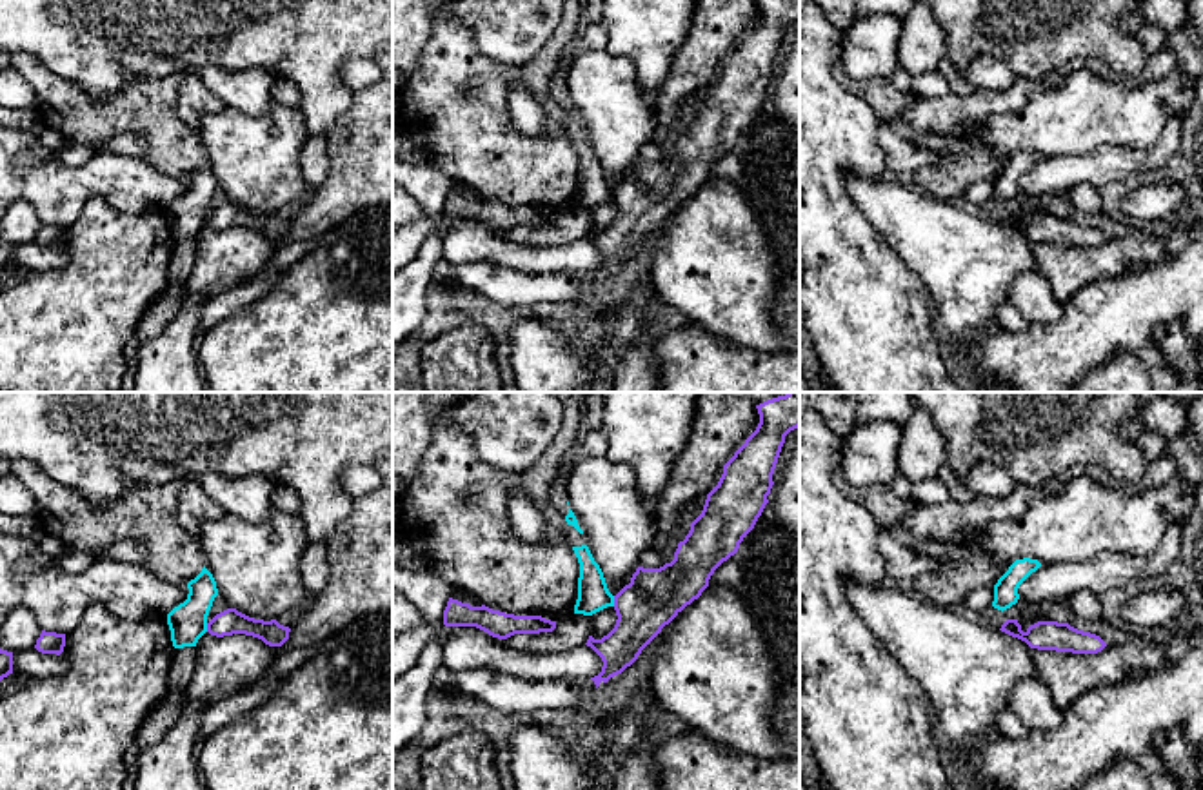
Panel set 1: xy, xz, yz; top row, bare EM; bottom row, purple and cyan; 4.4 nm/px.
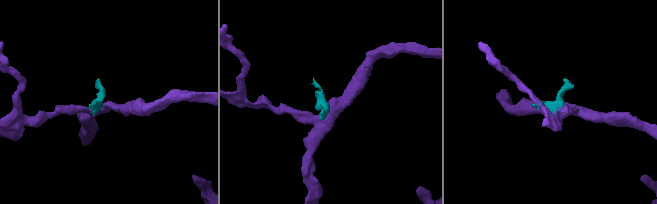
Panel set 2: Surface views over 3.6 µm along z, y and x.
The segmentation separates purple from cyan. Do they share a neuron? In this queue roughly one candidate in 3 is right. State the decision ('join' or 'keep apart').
keep apart

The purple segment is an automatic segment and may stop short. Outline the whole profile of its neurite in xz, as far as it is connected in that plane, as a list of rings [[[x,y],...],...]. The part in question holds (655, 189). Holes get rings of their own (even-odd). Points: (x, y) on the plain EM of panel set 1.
[[[800,0],[756,2],[756,24],[723,58],[674,153],[660,162],[638,160],[614,189],[614,222],[602,232],[589,229],[585,238],[603,254],[602,265],[591,271],[596,281],[631,260],[661,222],[701,189],[714,163],[754,122],[769,96],[785,29],[800,20]]]

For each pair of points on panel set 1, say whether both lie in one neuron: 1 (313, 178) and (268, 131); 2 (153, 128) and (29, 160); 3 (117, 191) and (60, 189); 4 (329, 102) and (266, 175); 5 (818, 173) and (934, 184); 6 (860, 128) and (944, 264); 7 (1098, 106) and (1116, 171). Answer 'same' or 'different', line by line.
1: different
2: different
3: same
4: different
5: different
6: different
7: different

